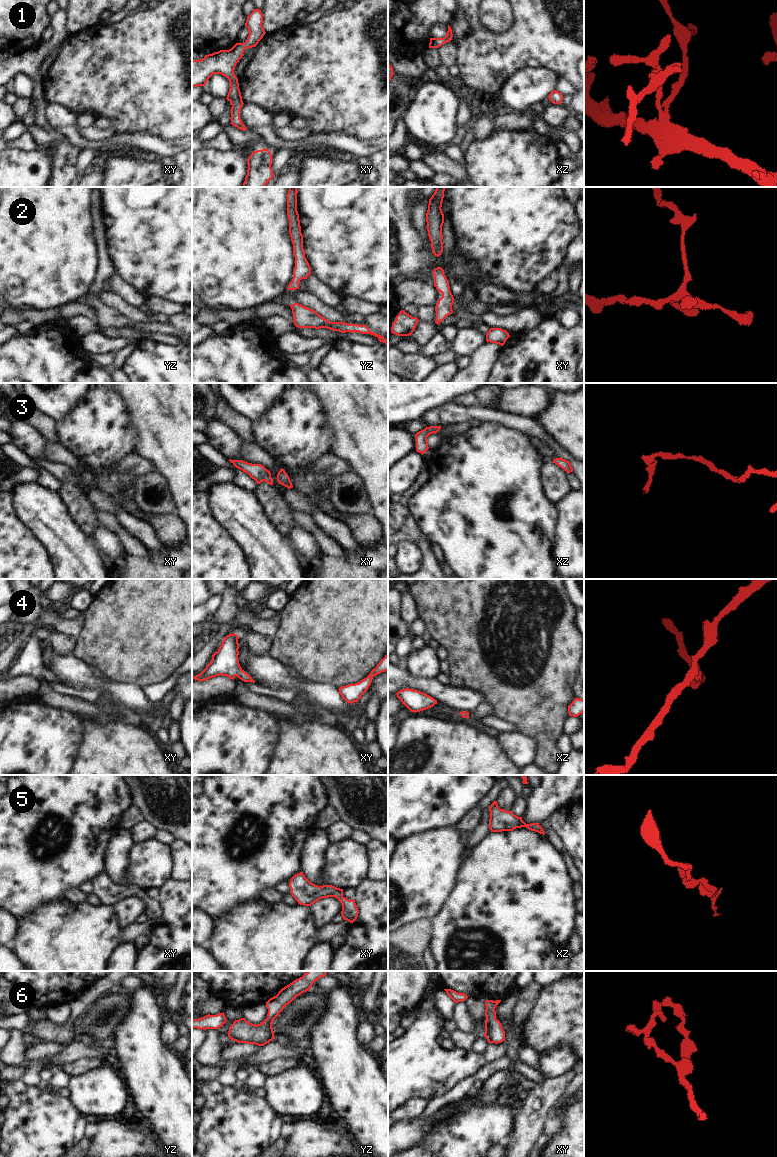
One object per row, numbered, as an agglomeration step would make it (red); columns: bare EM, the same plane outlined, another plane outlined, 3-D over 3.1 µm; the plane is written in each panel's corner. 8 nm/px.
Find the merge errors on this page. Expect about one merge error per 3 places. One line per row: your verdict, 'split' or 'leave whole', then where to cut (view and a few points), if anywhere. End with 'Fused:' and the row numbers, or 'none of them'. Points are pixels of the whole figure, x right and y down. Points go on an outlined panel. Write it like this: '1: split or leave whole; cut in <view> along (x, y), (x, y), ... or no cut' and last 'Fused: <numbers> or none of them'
1: leave whole; no cut
2: leave whole; no cut
3: leave whole; no cut
4: leave whole; no cut
5: leave whole; no cut
6: leave whole; no cut
Fused: none of them

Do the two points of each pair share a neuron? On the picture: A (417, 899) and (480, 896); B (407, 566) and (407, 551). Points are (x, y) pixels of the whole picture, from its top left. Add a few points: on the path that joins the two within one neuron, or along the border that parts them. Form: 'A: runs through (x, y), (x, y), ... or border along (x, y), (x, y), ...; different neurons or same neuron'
A: border along (459, 877), (459, 882), (446, 905), (434, 917); different neurons
B: runs through (407, 562), (407, 555); same neuron

